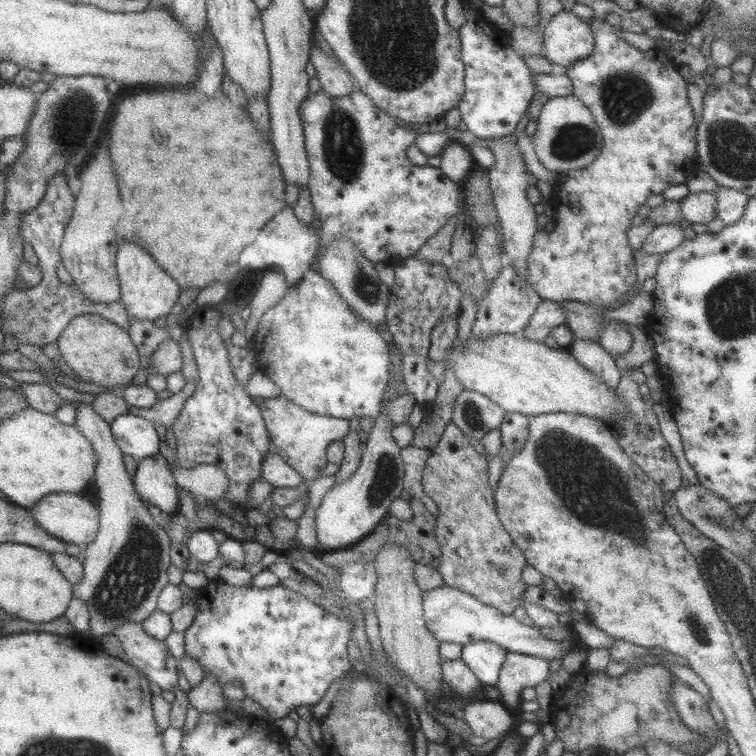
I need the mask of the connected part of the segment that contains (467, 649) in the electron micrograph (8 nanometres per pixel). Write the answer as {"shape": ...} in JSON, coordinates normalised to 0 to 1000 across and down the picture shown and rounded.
{"shape":[[[628,847],[611,854],[608,870],[631,896],[634,903],[655,909],[661,881],[672,860],[655,849]]]}

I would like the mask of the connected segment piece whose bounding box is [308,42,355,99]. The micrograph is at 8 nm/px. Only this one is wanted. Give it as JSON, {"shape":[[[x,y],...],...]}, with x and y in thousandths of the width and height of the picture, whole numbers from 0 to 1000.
{"shape":[[[414,56],[409,61],[410,95],[418,101],[426,120],[438,127],[459,127],[470,116],[468,106],[456,95],[456,90],[446,83],[434,70],[425,67]]]}

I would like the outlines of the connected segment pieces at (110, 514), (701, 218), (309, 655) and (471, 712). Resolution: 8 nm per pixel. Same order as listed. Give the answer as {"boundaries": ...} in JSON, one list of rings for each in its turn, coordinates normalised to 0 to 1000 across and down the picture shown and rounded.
{"boundaries":[[[[102,530],[97,563],[120,586],[128,602],[122,638],[128,649],[130,700],[126,712],[118,720],[111,721],[107,728],[103,741],[110,745],[110,762],[104,765],[102,772],[95,774],[94,780],[95,788],[112,798],[118,812],[118,836],[122,840],[116,849],[126,851],[131,841],[147,839],[149,831],[168,823],[187,824],[205,808],[209,786],[222,770],[225,717],[216,698],[204,690],[190,664],[183,659],[176,636],[163,616],[164,601],[149,582],[144,558],[139,558],[131,548],[126,548],[120,534]]],[[[951,246],[946,249],[944,253],[925,253],[921,255],[909,255],[898,270],[901,270],[901,283],[903,288],[915,296],[935,296],[939,291],[943,291],[948,286],[947,272],[948,272],[948,253],[951,253]]],[[[284,763],[258,784],[261,807],[253,825],[242,835],[243,865],[258,872],[269,892],[282,890],[292,913],[300,901],[319,903],[324,919],[340,929],[358,952],[376,950],[386,937],[419,931],[443,899],[467,885],[456,858],[467,831],[459,806],[434,811],[417,796],[368,771],[351,778],[332,772],[308,775]]],[[[644,923],[622,926],[612,935],[610,952],[618,956],[626,972],[644,980],[667,974],[685,954],[660,927]]]]}

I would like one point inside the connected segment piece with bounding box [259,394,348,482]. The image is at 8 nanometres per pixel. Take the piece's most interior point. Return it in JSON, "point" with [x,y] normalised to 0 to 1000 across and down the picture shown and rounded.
{"point":[397,578]}

